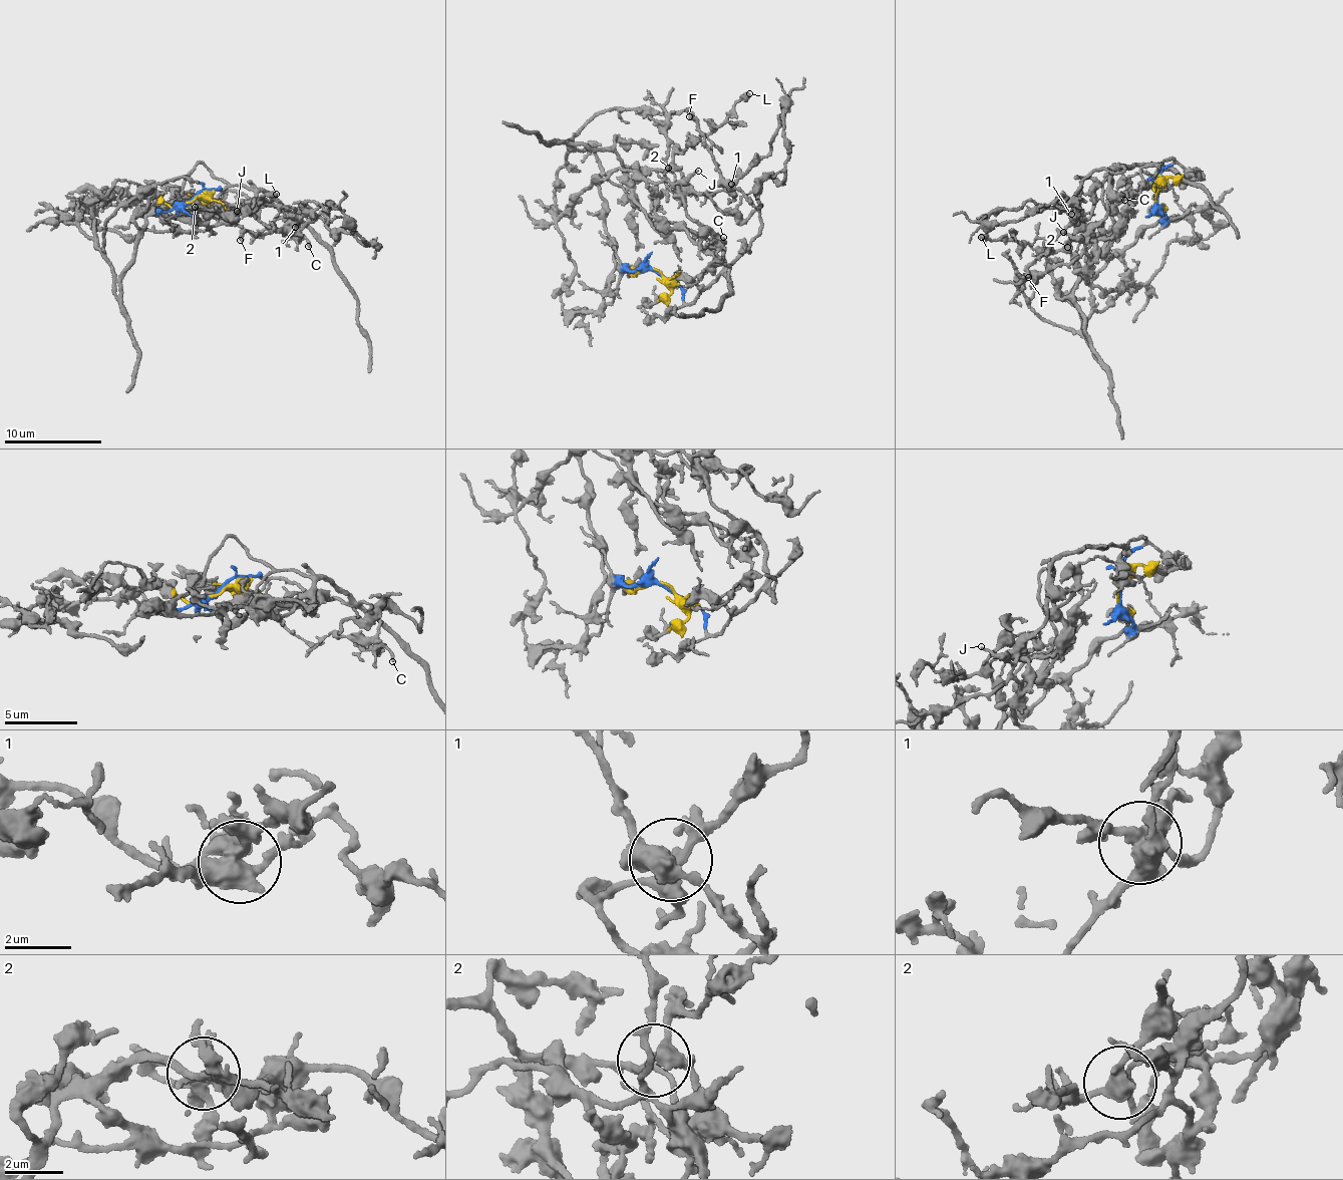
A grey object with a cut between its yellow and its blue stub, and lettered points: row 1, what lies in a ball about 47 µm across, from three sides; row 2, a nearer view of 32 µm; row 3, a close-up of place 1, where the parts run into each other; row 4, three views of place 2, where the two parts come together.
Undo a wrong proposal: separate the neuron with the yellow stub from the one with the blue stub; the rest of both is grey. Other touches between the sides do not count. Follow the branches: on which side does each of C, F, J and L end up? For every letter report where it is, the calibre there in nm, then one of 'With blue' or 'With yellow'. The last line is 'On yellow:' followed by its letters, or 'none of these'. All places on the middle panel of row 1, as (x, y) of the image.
C: Place: (723, 237). Thickness 150 nm. With blue
F: Place: (689, 116). Thickness 280 nm. With blue
J: Place: (698, 171). Thickness 150 nm. With blue
L: Place: (749, 93). Thickness 440 nm. With yellow
On yellow: L

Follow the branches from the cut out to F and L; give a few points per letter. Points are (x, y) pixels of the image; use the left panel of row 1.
F: (194, 199), (235, 189), (263, 205), (308, 209), (327, 225), (325, 212), (282, 232), (247, 230), (240, 241)
L: (194, 199), (103, 198), (91, 215), (102, 257), (117, 276), (145, 218), (171, 205), (228, 212), (277, 194)

